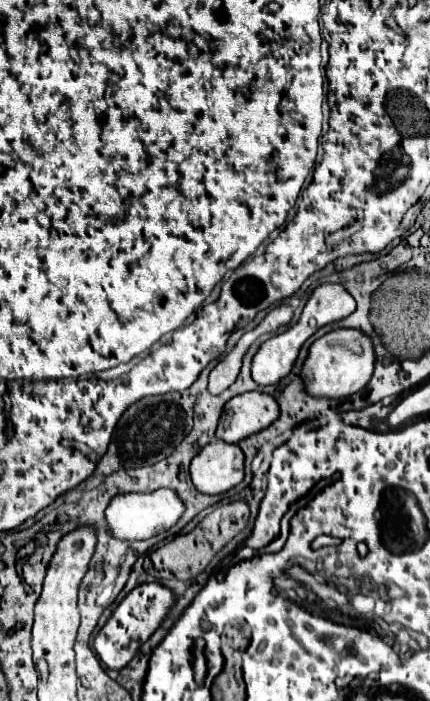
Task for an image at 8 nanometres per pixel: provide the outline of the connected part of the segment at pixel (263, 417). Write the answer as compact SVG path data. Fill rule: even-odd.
M242 393L232 397L222 411L216 437L226 443L238 443L278 419L278 403L266 393Z

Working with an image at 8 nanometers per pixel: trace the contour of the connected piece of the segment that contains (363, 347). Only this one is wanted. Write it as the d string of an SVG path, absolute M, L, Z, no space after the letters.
M338 329L330 331L324 337L316 339L308 351L308 357L302 365L300 377L304 377L304 387L312 397L326 397L326 399L342 399L358 393L366 387L374 371L374 347L372 339L354 329Z

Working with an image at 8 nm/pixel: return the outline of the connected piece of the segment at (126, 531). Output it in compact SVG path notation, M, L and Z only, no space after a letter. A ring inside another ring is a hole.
M158 489L154 493L124 493L116 495L106 507L108 535L120 541L144 541L168 531L182 517L184 505L172 489Z

